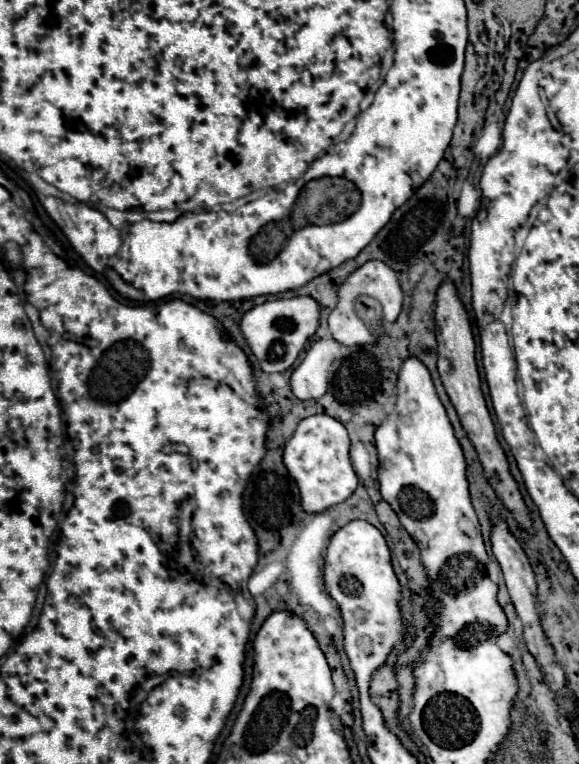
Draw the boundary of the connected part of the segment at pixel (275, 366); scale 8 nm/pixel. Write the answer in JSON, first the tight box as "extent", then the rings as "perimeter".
{"extent":[240,296,320,374],"perimeter":[[[296,296],[288,300],[264,302],[260,306],[250,308],[240,320],[240,332],[248,348],[256,356],[260,370],[272,374],[272,372],[284,372],[294,364],[300,350],[306,346],[308,338],[316,334],[318,320],[320,320],[318,302],[308,296]]]}

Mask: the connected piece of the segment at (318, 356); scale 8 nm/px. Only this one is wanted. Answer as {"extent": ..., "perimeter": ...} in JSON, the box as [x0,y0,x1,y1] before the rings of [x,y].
{"extent":[290,336,340,400],"perimeter":[[[332,336],[312,342],[302,364],[290,376],[294,396],[300,400],[320,398],[328,388],[328,368],[336,358],[340,358],[340,344]]]}

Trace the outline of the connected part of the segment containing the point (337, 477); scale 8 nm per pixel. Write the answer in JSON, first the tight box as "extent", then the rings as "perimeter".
{"extent":[282,414,358,513],"perimeter":[[[324,414],[302,418],[286,442],[282,460],[290,478],[298,486],[300,503],[307,513],[321,513],[334,504],[344,502],[358,486],[350,460],[351,442],[346,428]]]}

